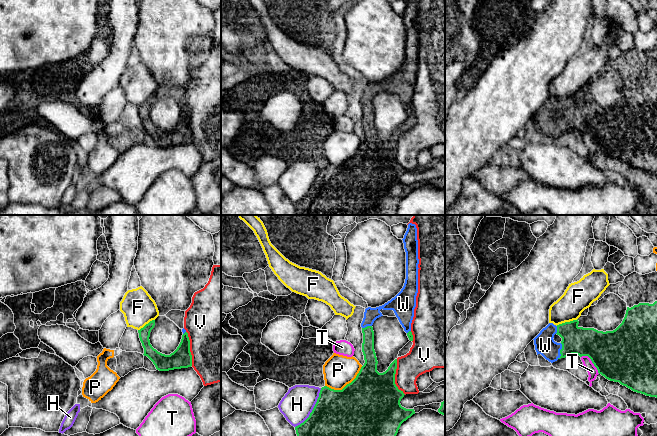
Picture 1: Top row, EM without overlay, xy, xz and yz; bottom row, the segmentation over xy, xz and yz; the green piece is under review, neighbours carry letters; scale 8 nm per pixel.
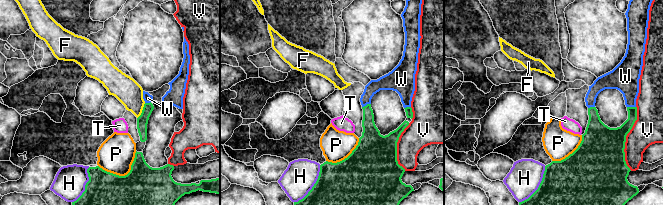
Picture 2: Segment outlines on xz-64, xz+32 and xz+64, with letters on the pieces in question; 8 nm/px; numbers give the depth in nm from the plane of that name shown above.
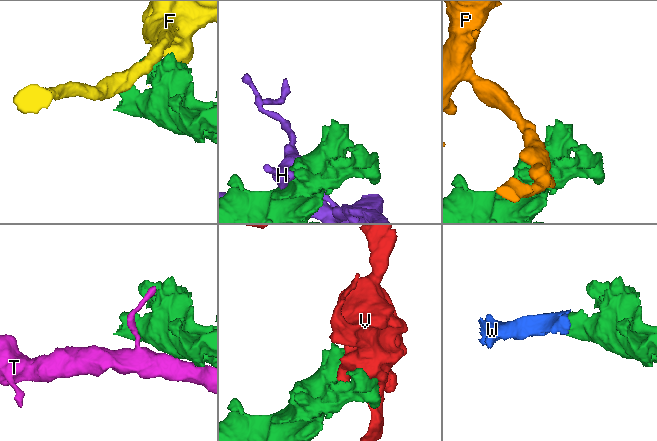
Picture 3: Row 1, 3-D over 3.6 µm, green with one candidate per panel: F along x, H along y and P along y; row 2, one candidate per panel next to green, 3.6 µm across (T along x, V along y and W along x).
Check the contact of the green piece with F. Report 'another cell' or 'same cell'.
another cell

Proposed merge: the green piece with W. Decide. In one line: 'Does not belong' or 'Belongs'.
Belongs

